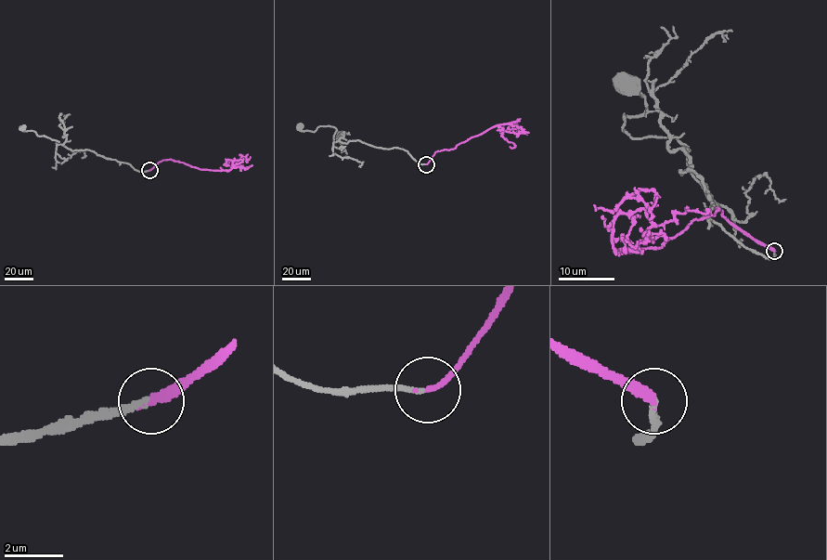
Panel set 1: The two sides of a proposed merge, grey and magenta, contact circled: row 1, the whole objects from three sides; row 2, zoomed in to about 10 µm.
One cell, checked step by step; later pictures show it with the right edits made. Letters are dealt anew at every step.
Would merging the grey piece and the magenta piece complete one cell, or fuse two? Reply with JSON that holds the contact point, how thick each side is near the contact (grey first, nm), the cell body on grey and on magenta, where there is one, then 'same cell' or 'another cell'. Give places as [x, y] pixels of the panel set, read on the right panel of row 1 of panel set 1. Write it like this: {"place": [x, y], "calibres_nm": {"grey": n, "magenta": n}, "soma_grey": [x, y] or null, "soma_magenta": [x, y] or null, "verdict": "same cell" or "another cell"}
{"place": [774, 251], "calibres_nm": {"grey": 200, "magenta": 220}, "soma_grey": [628, 84], "soma_magenta": null, "verdict": "same cell"}

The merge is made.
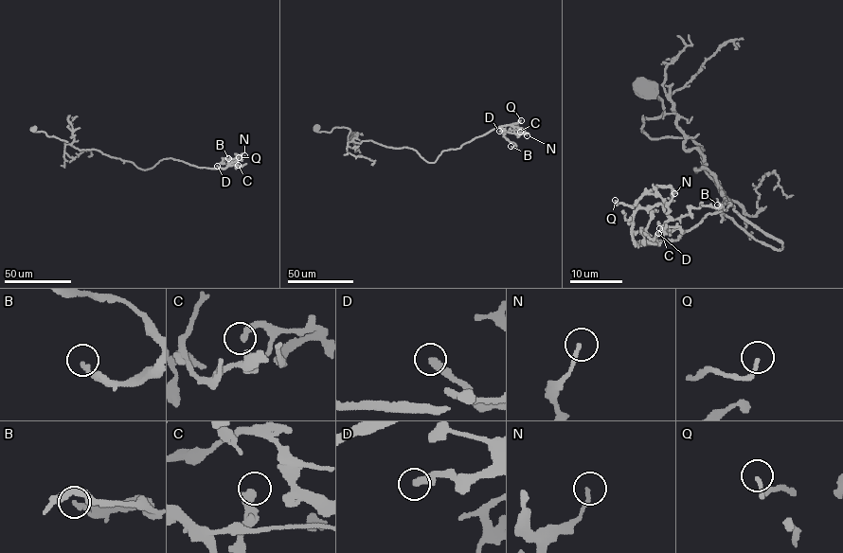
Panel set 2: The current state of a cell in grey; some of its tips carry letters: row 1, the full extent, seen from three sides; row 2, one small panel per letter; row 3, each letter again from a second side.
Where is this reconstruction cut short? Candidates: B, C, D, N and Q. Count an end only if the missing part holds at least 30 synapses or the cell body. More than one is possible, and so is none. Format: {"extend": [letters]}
{"extend": []}

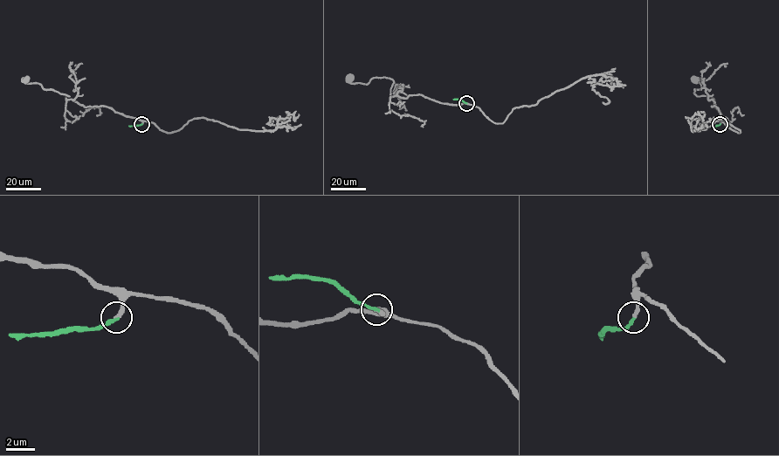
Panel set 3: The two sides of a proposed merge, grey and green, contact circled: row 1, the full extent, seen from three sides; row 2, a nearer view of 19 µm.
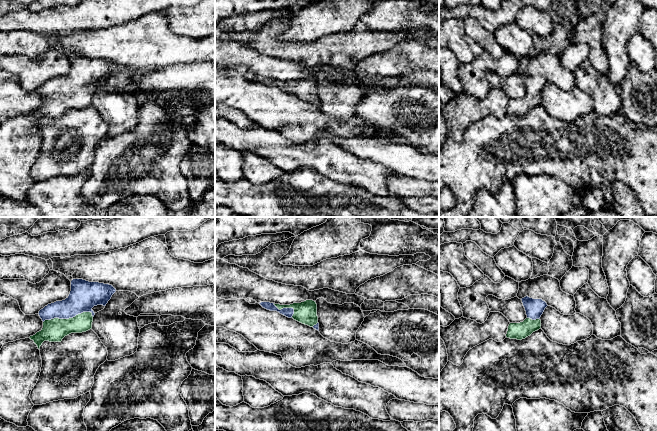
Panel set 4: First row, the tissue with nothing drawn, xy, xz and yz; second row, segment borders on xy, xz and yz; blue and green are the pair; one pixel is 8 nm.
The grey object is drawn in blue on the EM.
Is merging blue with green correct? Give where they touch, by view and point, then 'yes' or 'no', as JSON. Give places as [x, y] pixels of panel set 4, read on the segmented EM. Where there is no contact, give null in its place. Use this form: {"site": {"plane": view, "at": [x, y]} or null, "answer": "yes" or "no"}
{"site": {"plane": "xy", "at": [68, 318]}, "answer": "yes"}

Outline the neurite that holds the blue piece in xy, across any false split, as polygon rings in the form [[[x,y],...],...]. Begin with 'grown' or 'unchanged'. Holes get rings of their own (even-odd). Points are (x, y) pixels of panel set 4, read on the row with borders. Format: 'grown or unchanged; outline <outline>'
grown; outline [[[73,279],[70,294],[65,300],[48,304],[39,311],[43,328],[29,338],[40,349],[44,341],[61,342],[71,333],[92,329],[95,315],[92,308],[106,306],[115,292],[116,289],[109,284]]]

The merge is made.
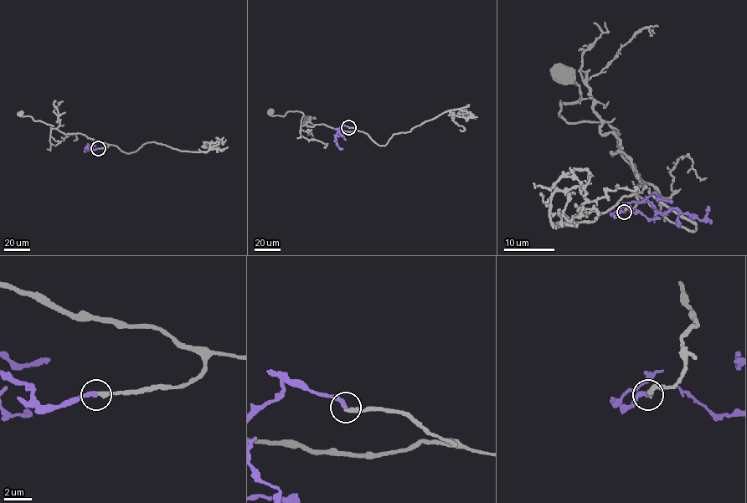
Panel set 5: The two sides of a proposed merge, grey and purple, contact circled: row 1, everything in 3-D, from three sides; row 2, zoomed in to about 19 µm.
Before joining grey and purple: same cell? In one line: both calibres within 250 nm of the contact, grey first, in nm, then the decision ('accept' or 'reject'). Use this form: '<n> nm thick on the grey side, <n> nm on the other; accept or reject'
320 nm thick on the grey side, 320 nm on the other; reject

